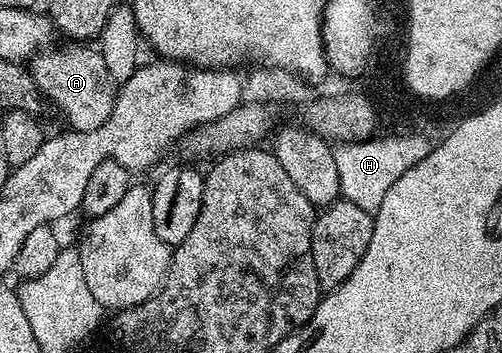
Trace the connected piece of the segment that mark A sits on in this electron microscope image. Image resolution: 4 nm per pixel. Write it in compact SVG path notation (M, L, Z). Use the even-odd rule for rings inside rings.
M90 45L66 46L70 47L51 46L39 51L28 70L36 81L43 100L50 102L51 99L66 114L66 119L70 122L67 124L73 130L91 131L108 121L114 108L116 84L110 79L104 57L98 49Z

